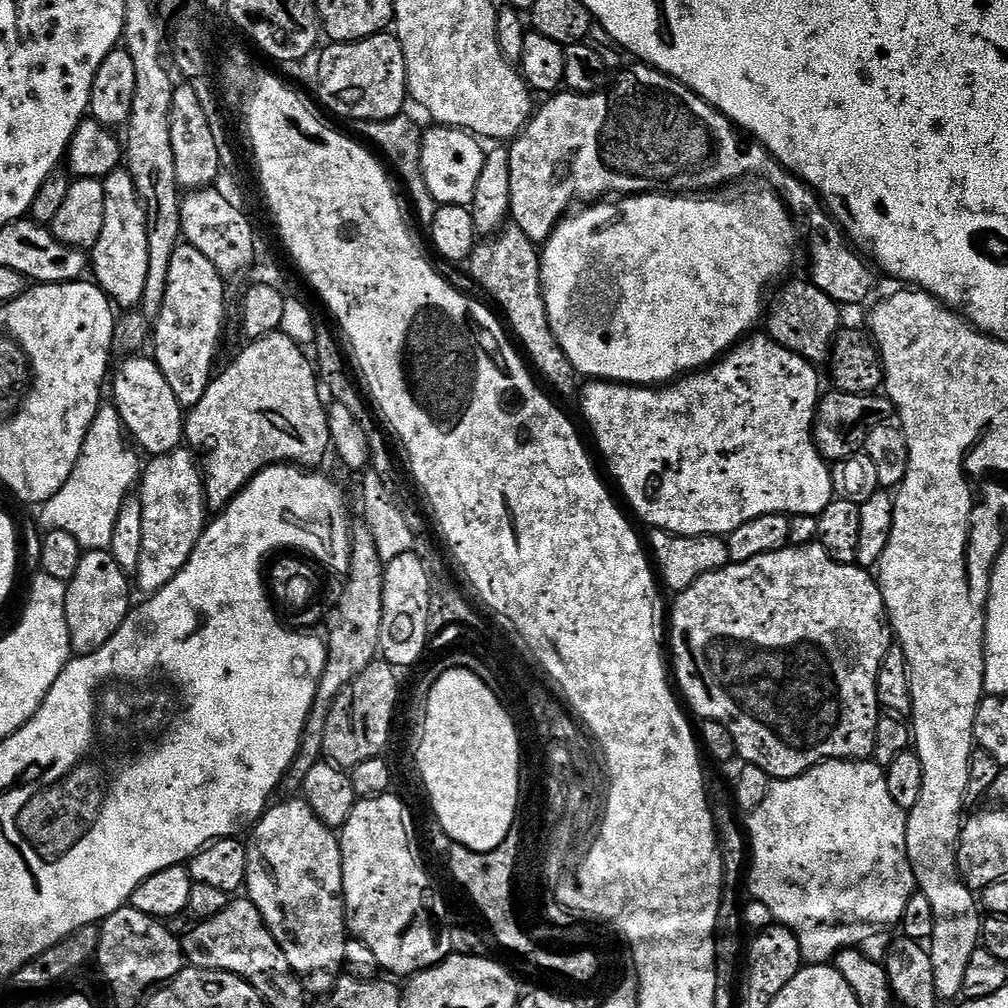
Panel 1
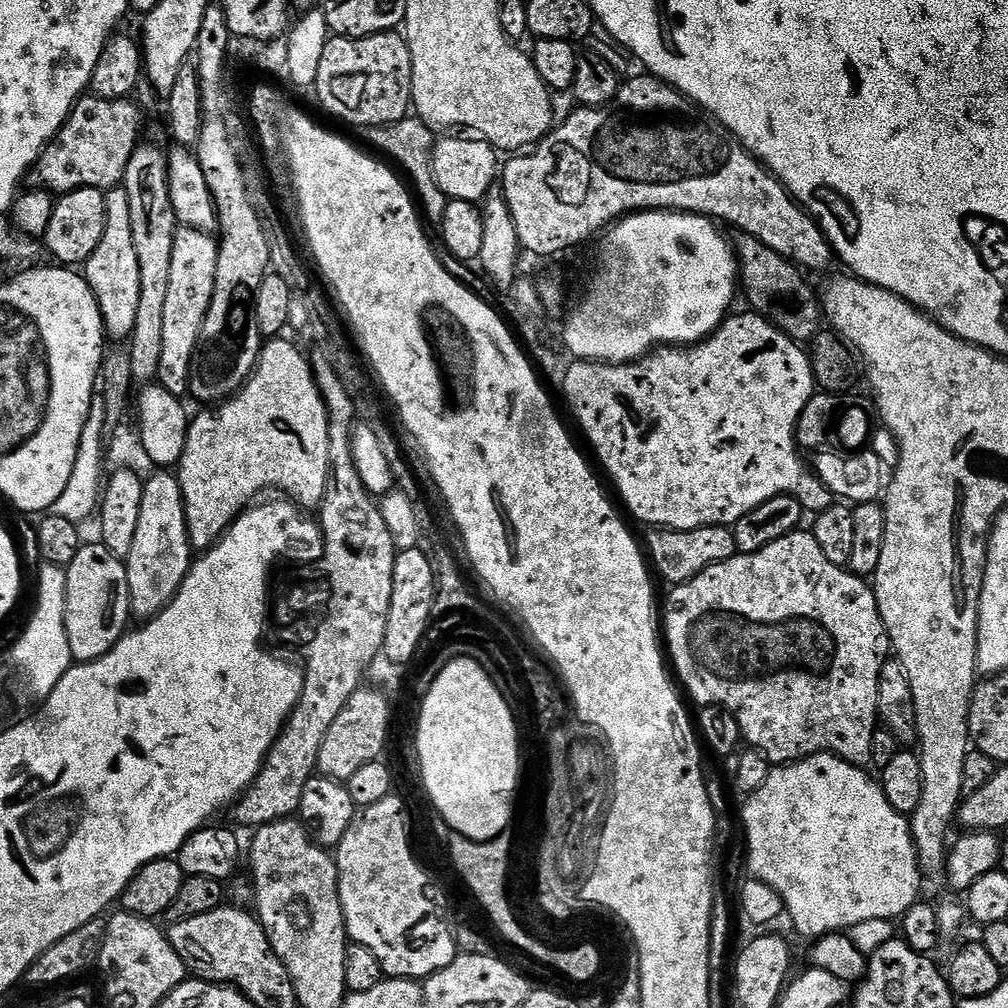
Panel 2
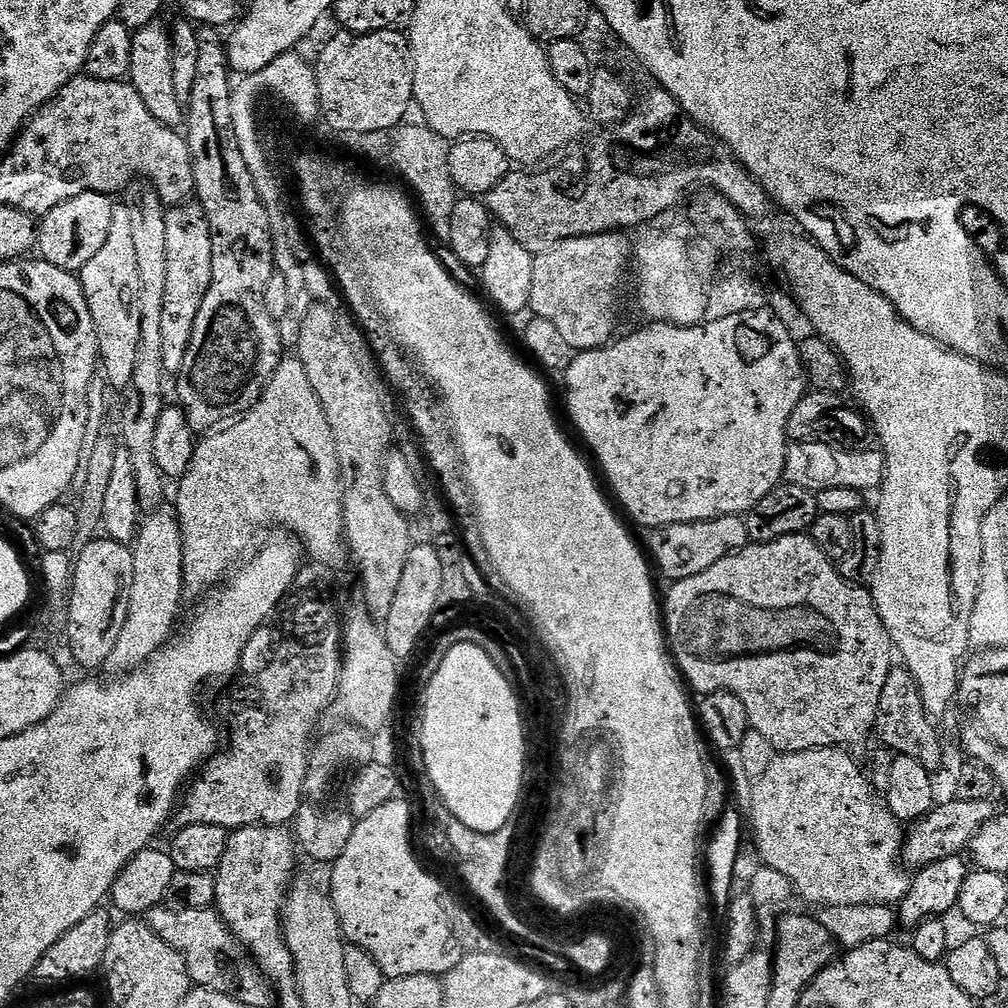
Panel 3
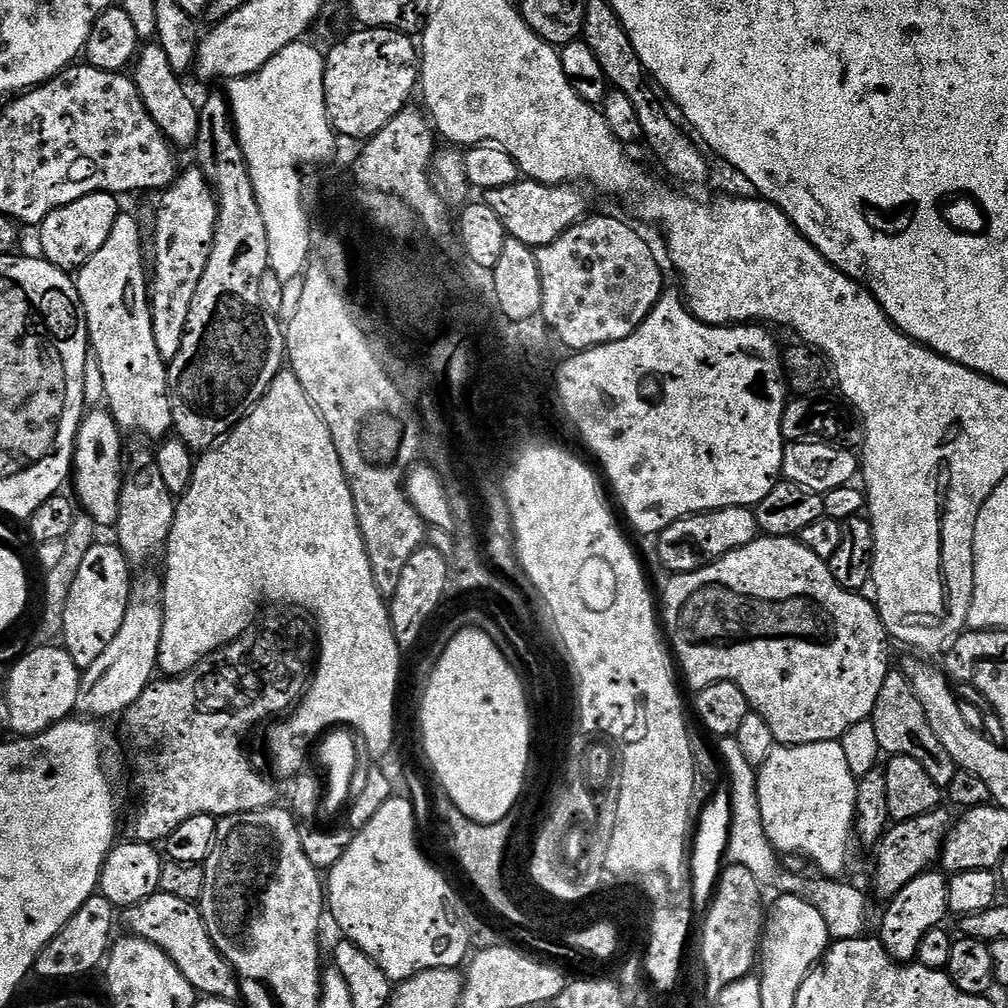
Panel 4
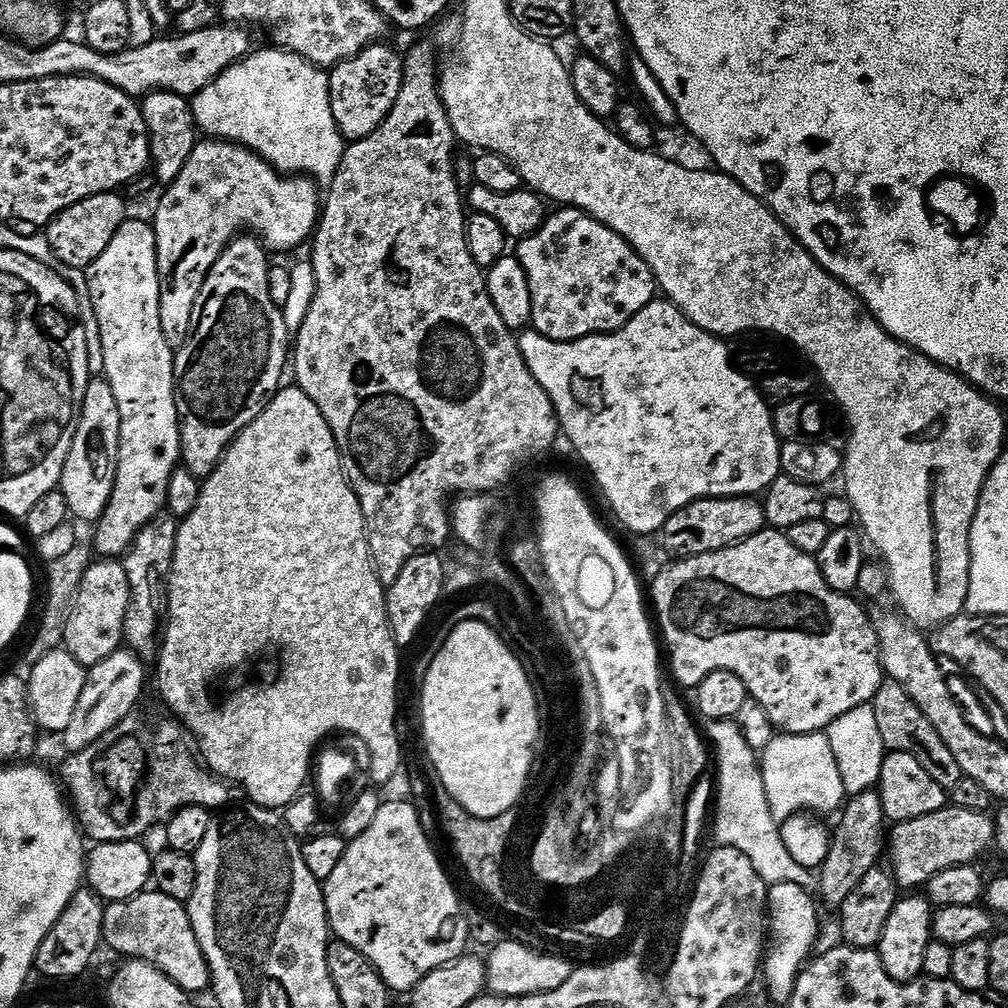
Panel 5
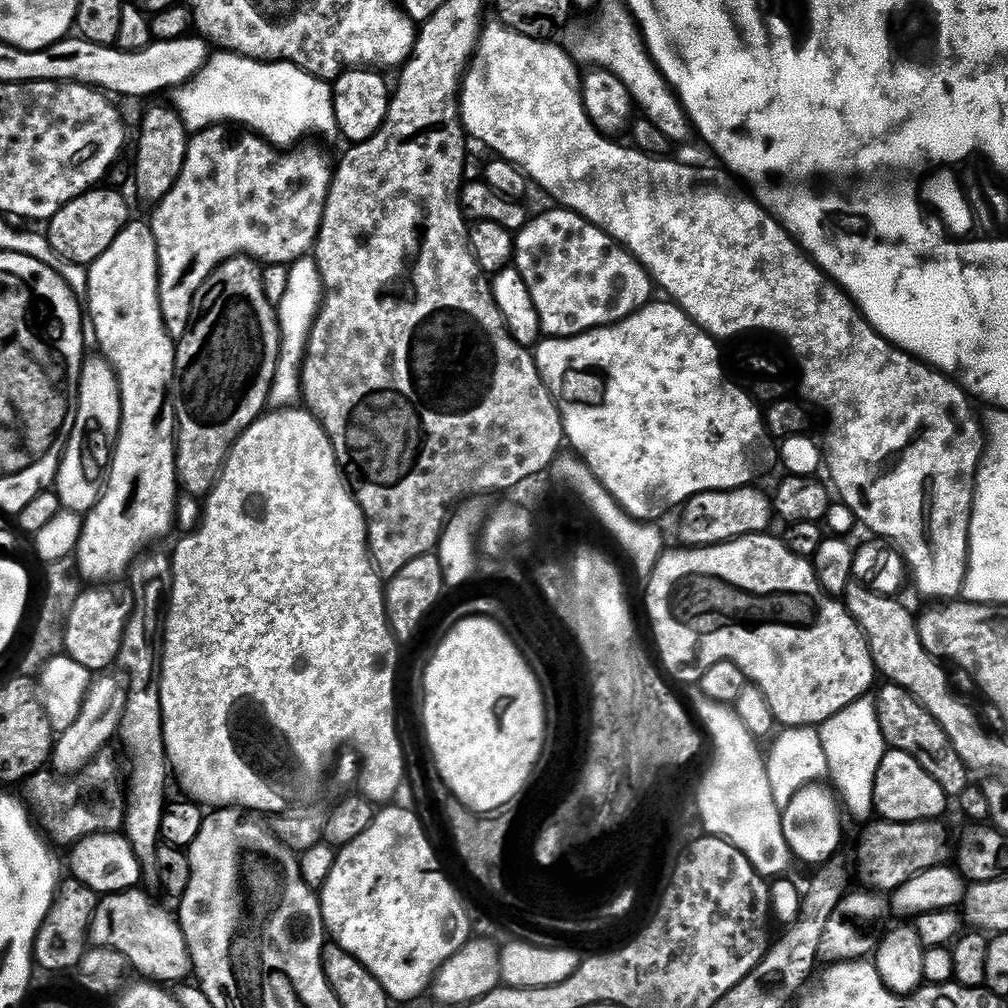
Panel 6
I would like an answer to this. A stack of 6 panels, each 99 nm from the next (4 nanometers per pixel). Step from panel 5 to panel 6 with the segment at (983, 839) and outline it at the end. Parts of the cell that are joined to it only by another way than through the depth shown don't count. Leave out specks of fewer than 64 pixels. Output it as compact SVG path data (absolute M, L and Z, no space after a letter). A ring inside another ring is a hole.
M872 822L865 828L868 829L860 836L860 880L865 889L877 894L891 894L910 878L941 863L940 840L932 833L931 823Z

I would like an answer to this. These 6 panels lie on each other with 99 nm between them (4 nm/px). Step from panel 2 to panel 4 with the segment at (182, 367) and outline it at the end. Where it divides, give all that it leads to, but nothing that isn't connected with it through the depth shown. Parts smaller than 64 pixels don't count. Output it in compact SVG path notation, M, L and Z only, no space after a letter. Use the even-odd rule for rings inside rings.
M192 166L189 172L181 171L171 188L160 198L160 209L156 212L156 276L154 272L150 280L150 299L154 342L158 342L158 352L162 358L170 362L178 358L182 350L190 306L202 282L202 274L212 253L212 244L216 241L220 210L215 191L196 166Z

